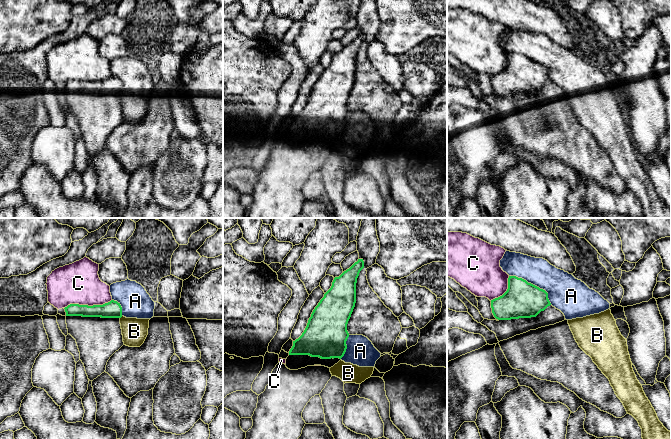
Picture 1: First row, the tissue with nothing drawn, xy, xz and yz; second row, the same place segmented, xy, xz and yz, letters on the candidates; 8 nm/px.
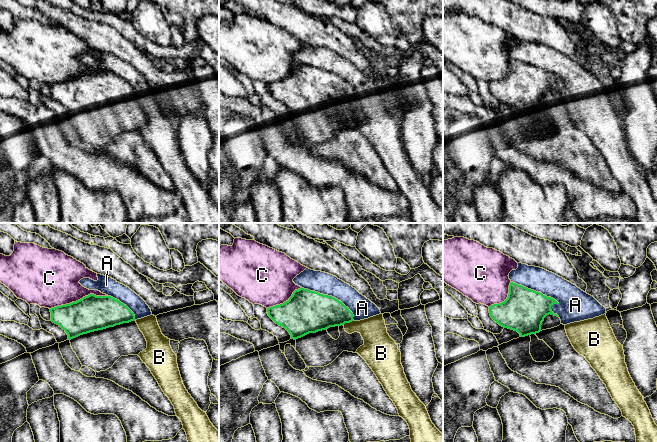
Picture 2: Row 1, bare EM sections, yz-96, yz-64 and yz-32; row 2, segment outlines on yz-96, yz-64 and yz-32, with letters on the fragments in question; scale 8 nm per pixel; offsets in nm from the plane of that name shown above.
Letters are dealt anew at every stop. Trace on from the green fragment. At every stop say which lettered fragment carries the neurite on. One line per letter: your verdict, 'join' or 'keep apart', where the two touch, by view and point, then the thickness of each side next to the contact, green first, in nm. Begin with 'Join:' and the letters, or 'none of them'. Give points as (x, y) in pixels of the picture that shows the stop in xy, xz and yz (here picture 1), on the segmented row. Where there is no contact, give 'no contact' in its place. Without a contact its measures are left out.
Join: none of them
A: keep apart | yz (534, 285) | 280/280 nm
B: keep apart | no contact
C: keep apart | xy (87, 305) | 140/340 nm

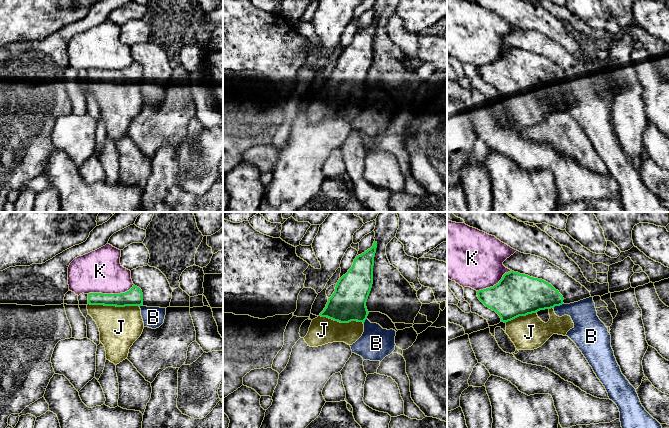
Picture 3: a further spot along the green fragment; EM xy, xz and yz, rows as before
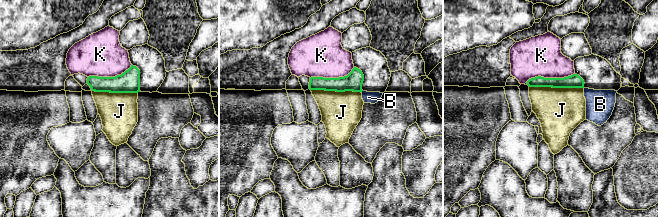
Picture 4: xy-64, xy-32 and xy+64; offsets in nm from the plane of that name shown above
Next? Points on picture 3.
Join: J
B: keep apart | yz (558, 305) | 300/220 nm
J: join | xy (114, 305) | 140/320 nm
K: keep apart | xy (111, 294) | 140/340 nm

